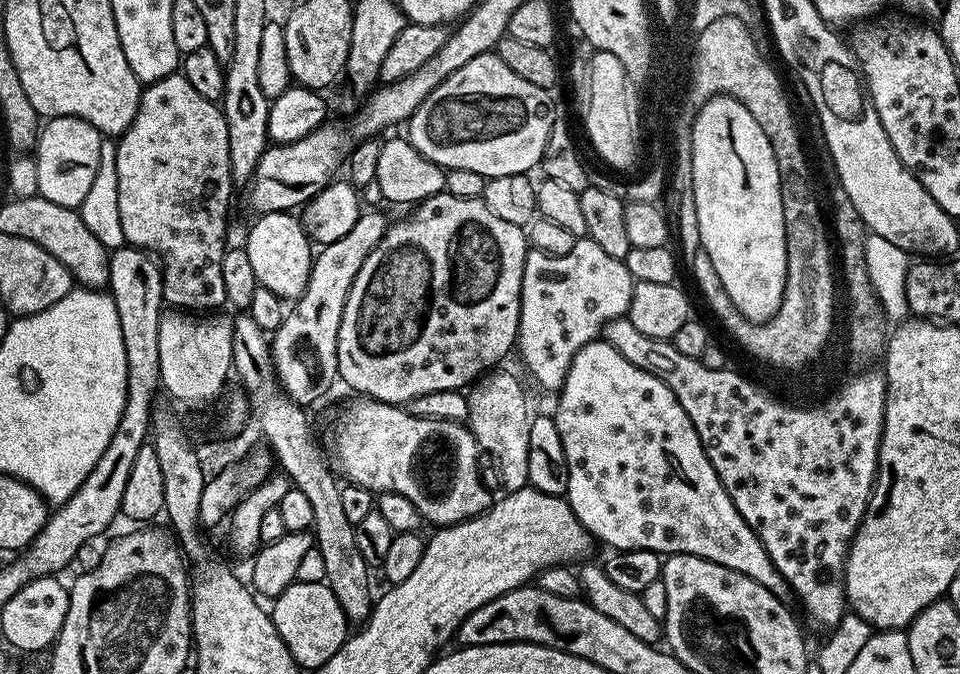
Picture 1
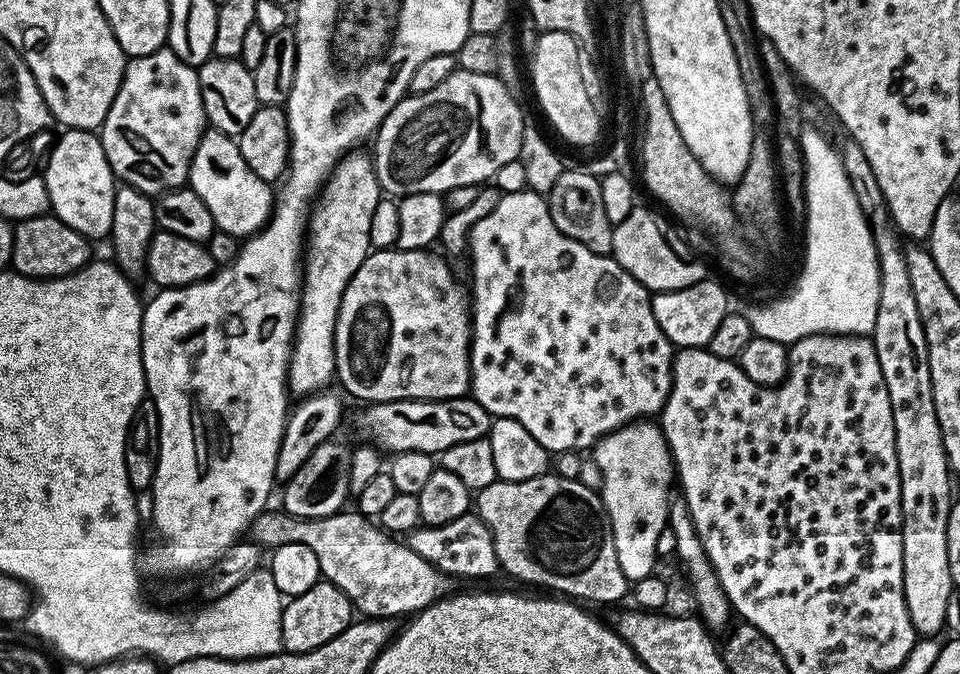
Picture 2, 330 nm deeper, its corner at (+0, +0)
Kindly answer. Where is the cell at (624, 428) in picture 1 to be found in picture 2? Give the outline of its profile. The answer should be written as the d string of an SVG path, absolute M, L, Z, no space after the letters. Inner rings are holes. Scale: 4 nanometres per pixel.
M633 422L623 428L614 430L609 436L603 436L594 446L596 452L596 468L600 471L598 491L604 500L604 508L608 512L608 521L614 534L614 550L618 550L618 566L622 566L622 574L626 574L629 582L635 582L653 575L652 568L658 563L656 547L658 536L668 525L668 507L674 495L674 465L672 452L659 423Z

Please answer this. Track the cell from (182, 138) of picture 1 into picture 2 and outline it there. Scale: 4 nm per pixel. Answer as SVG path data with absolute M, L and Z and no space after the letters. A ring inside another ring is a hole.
M165 46L154 54L133 56L125 63L120 89L110 106L110 114L106 114L104 123L98 129L98 135L117 181L155 198L188 184L190 162L205 131L199 71L193 65L182 62L178 54Z

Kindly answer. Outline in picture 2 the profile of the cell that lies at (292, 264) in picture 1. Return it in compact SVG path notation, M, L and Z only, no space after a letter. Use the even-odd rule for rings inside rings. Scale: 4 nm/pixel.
M205 131L198 150L190 162L188 184L206 202L217 229L237 238L247 238L260 231L272 217L274 188L269 181L258 178L242 158L239 143L224 132Z

